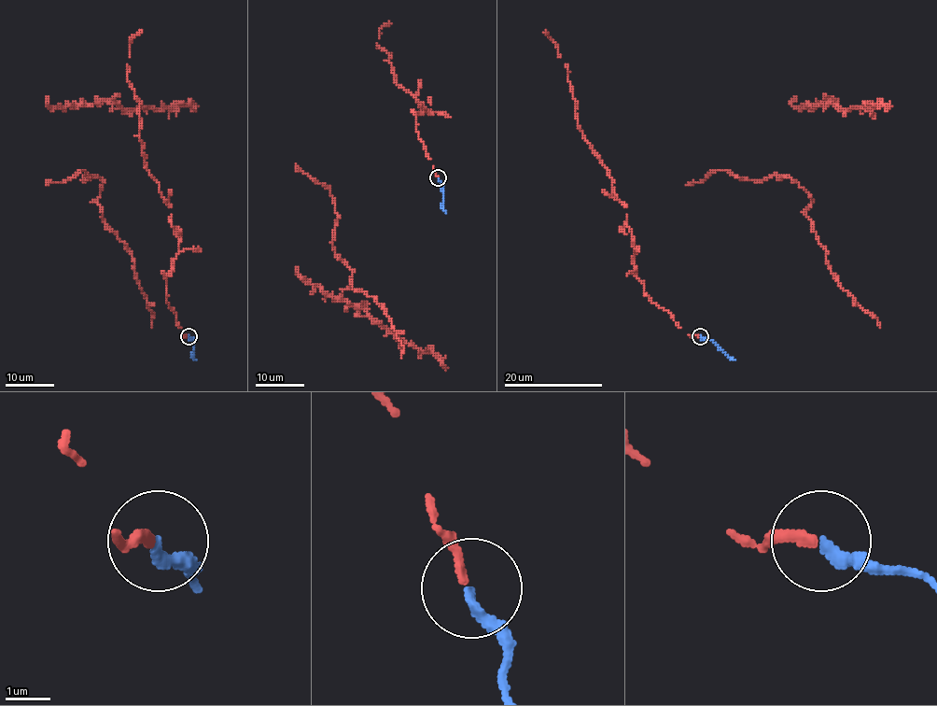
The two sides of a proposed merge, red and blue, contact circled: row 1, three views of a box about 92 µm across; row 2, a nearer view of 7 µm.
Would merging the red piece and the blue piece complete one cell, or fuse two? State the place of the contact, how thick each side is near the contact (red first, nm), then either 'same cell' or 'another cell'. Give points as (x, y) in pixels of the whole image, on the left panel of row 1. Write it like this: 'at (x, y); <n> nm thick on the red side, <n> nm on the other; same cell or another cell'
at (188, 336); 200 nm thick on the red side, 240 nm on the other; same cell

